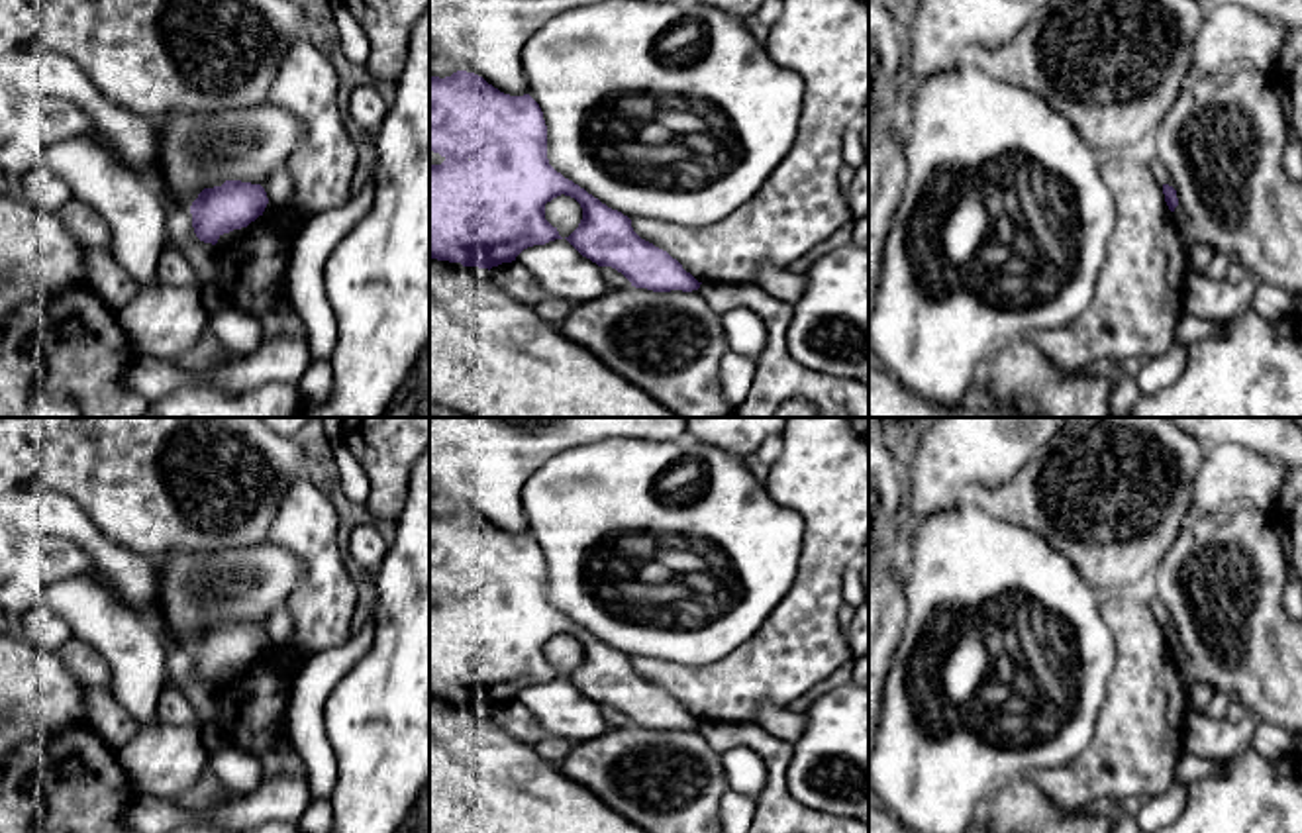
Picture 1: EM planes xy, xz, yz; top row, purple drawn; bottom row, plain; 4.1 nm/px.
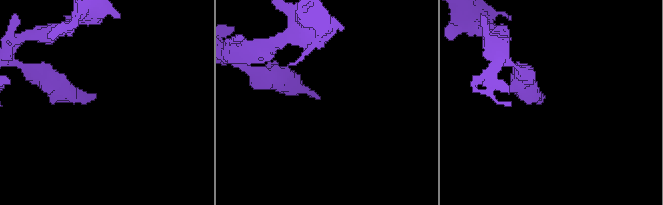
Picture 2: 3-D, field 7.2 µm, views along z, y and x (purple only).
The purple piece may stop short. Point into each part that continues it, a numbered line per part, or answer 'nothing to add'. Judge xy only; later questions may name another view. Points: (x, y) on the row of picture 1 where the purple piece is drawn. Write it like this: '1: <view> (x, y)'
nothing to add

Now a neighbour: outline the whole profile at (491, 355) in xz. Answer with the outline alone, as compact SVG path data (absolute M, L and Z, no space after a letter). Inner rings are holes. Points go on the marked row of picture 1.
M429 257L429 400L467 417L676 417L645 390L567 339L478 267Z

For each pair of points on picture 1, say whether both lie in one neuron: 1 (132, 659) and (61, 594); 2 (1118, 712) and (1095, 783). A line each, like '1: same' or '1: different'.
1: same
2: same

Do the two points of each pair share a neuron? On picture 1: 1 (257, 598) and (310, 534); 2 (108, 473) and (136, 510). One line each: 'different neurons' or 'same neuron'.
1: different neurons
2: same neuron

